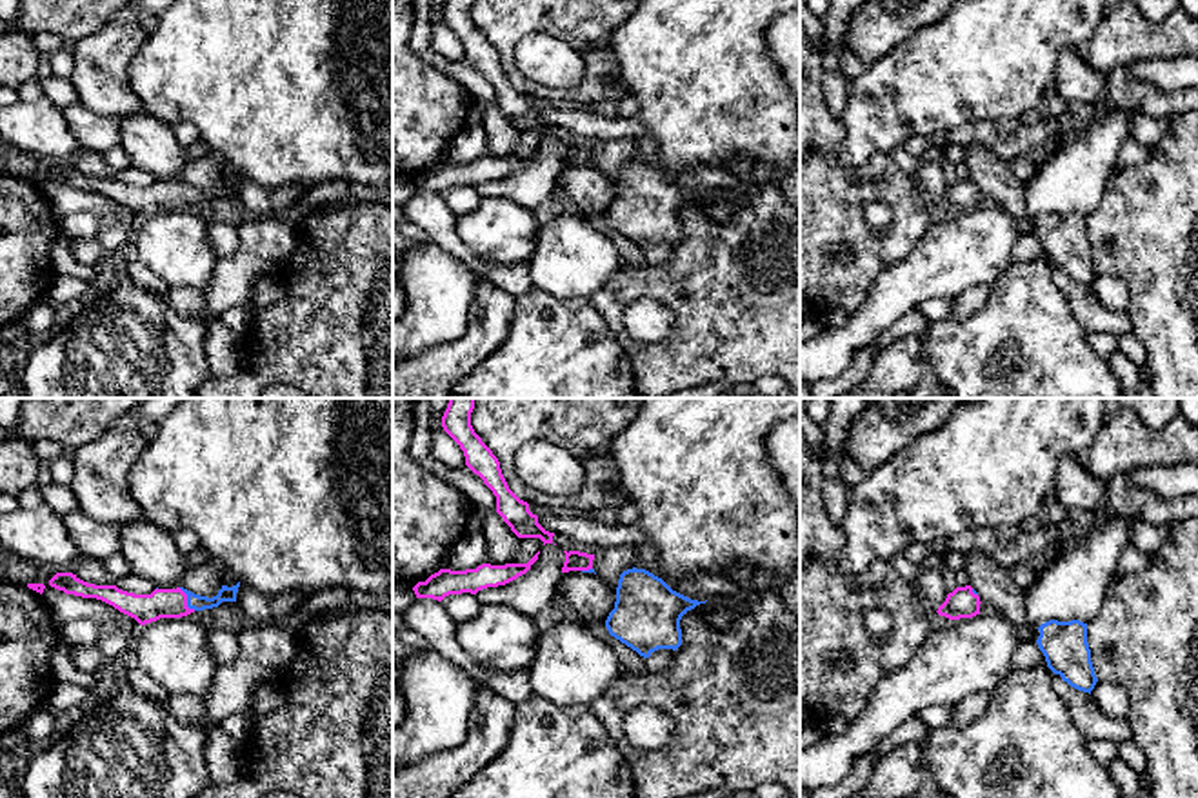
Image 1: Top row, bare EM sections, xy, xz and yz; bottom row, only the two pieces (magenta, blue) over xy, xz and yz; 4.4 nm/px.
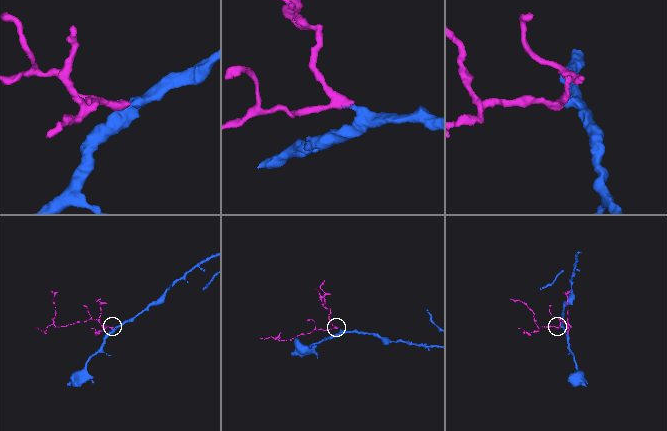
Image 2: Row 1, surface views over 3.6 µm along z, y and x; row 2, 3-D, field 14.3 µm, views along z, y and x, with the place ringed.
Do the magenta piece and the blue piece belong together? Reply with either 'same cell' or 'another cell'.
same cell

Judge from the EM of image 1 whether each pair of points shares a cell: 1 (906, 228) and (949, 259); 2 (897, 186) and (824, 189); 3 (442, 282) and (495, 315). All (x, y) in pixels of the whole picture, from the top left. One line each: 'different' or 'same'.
1: different
2: same
3: different

